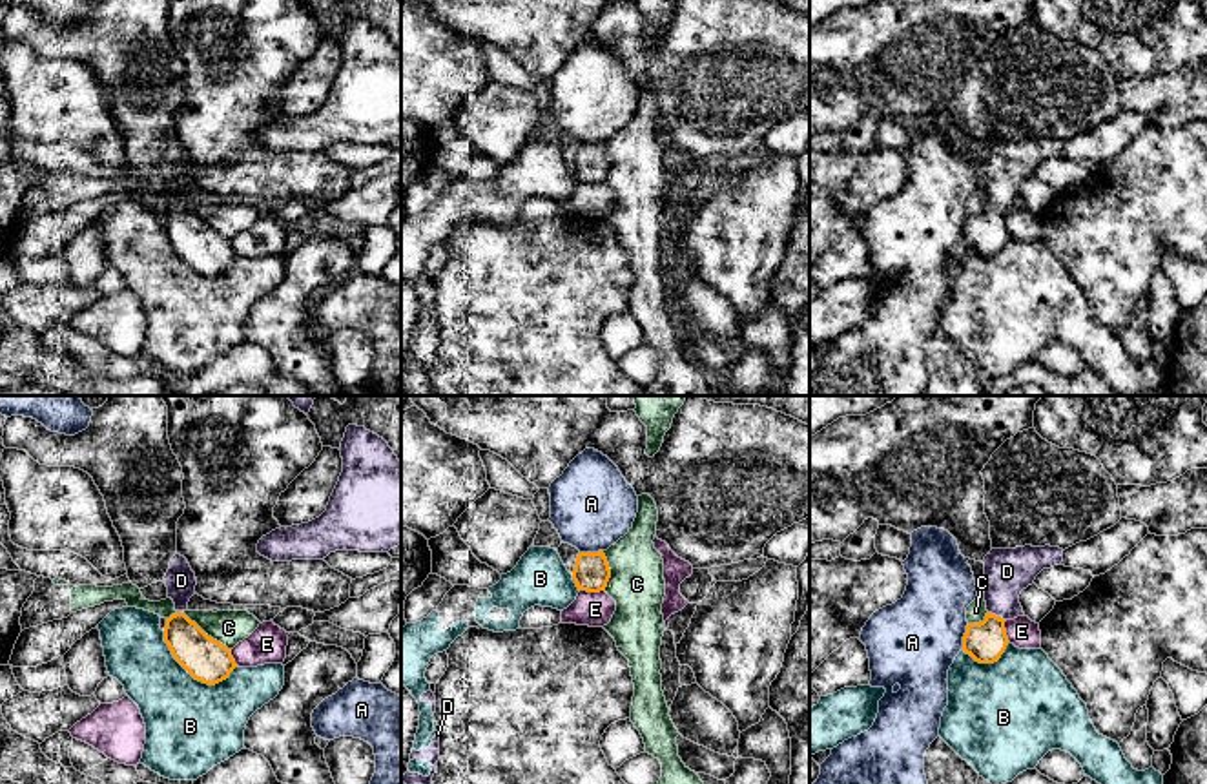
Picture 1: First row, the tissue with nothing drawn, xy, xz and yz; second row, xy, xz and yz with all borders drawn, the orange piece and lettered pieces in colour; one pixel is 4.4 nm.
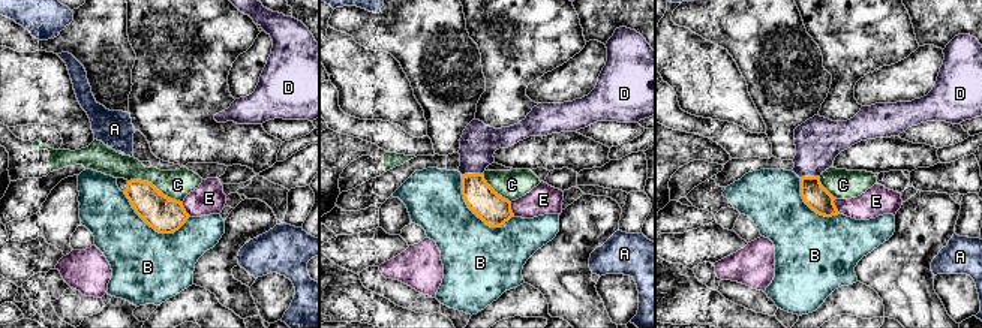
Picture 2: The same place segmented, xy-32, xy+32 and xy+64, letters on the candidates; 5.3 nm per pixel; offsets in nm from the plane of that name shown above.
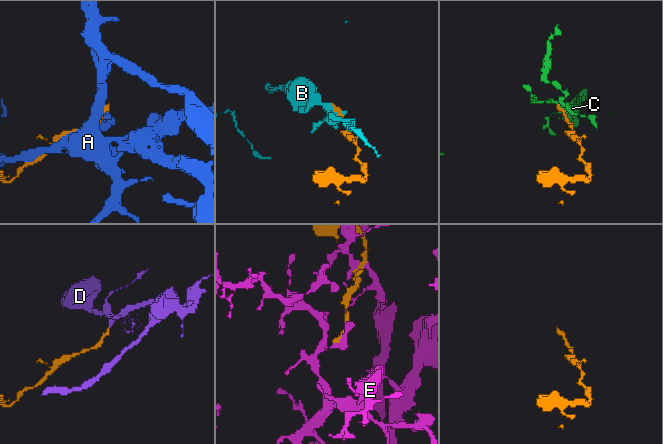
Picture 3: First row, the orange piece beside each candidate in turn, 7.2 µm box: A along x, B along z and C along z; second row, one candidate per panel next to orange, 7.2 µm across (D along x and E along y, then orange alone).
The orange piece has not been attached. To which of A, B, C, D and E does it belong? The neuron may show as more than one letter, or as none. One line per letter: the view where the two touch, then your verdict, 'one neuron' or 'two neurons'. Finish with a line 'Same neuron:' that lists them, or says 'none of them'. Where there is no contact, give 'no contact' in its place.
A: yz | two neurons
B: xy | two neurons
C: xy | two neurons
D: yz | one neuron
E: xz | two neurons
Same neuron: D

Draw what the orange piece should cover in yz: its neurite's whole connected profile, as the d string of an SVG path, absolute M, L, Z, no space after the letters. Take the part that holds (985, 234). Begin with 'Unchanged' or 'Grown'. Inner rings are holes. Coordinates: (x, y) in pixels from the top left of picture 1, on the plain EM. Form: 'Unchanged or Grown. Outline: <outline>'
Grown. Outline: M1016 139L992 140L985 155L986 208L979 215L968 215L963 228L963 242L979 255L994 255L1008 237L1006 211L1023 208L1019 186L1034 175L1043 160L1061 157L1059 139Z

